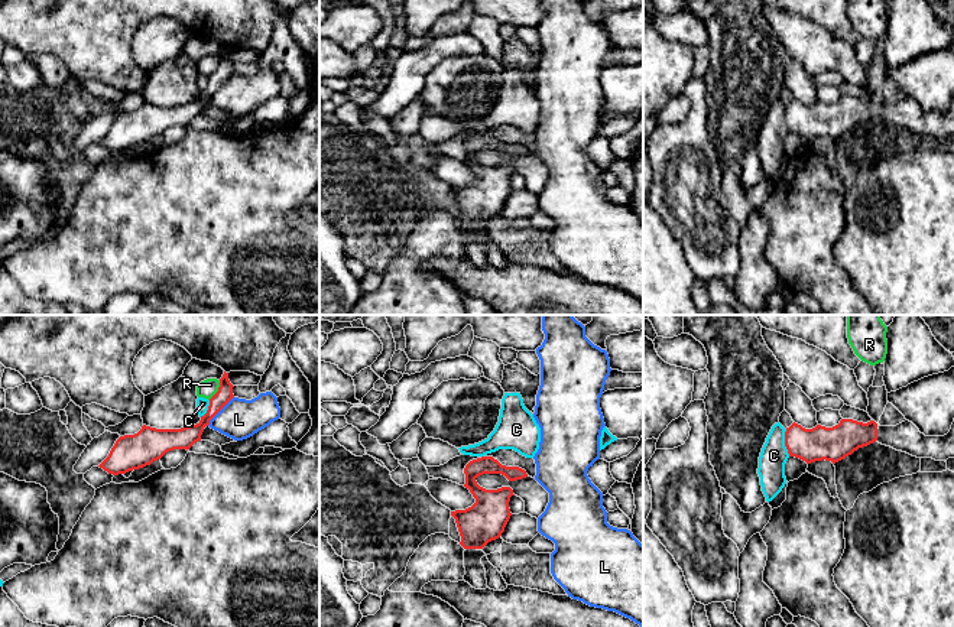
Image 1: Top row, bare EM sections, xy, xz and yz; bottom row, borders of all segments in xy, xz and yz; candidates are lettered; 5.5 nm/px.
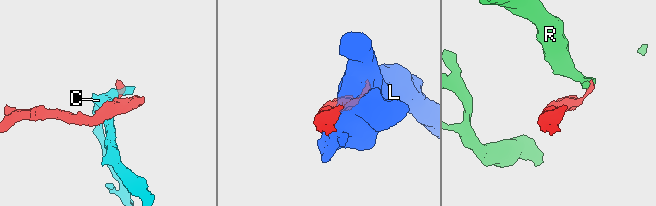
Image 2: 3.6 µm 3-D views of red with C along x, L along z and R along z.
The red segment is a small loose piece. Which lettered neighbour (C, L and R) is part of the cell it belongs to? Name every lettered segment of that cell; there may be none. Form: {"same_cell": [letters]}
{"same_cell": []}

